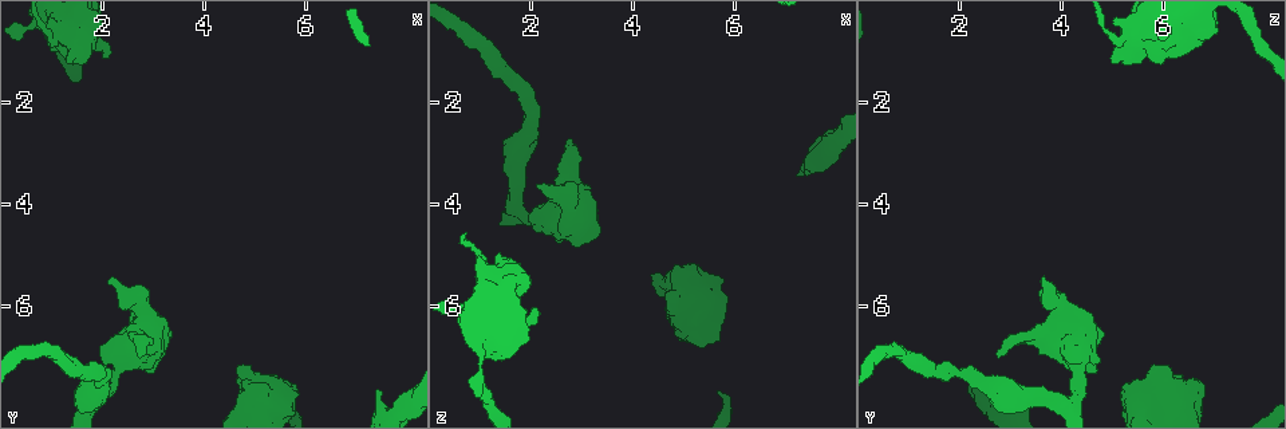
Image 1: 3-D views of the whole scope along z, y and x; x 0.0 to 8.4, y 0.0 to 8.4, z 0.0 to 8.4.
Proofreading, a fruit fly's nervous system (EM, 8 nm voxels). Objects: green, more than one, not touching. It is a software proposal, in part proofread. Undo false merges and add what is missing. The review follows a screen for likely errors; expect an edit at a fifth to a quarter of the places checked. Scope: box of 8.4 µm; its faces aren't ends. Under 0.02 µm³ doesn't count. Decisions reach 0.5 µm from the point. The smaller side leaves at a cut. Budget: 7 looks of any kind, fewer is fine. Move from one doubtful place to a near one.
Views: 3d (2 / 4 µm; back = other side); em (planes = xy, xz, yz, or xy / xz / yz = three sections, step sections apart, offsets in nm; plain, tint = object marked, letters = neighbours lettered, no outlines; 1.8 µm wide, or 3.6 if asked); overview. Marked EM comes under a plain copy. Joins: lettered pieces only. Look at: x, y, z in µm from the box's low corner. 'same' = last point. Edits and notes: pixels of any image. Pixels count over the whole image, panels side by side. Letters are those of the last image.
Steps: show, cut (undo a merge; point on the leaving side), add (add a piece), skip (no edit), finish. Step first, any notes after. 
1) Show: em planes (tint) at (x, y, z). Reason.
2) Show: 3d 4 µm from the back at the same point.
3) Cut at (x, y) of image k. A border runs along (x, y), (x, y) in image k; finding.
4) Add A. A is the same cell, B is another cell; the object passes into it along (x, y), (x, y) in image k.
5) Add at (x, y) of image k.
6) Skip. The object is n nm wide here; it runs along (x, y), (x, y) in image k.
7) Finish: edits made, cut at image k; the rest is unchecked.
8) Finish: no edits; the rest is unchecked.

Show: 3d 2 µm from the back at (2.75, 6.95, 2.70). Branch stops here.

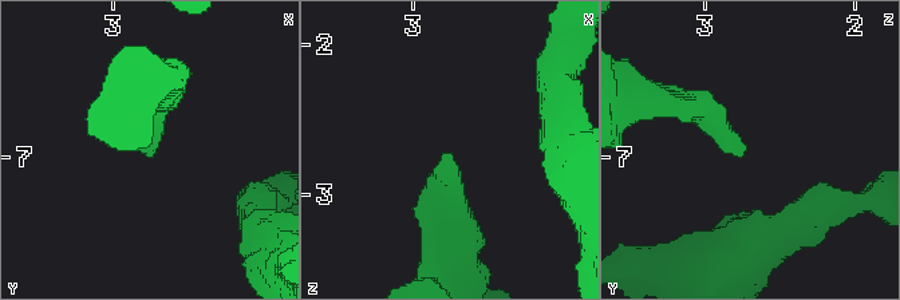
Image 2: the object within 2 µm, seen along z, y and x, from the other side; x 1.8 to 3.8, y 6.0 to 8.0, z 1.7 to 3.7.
Show: em planes (letters) at (2.74, 6.92, 2.72). Now the EM.

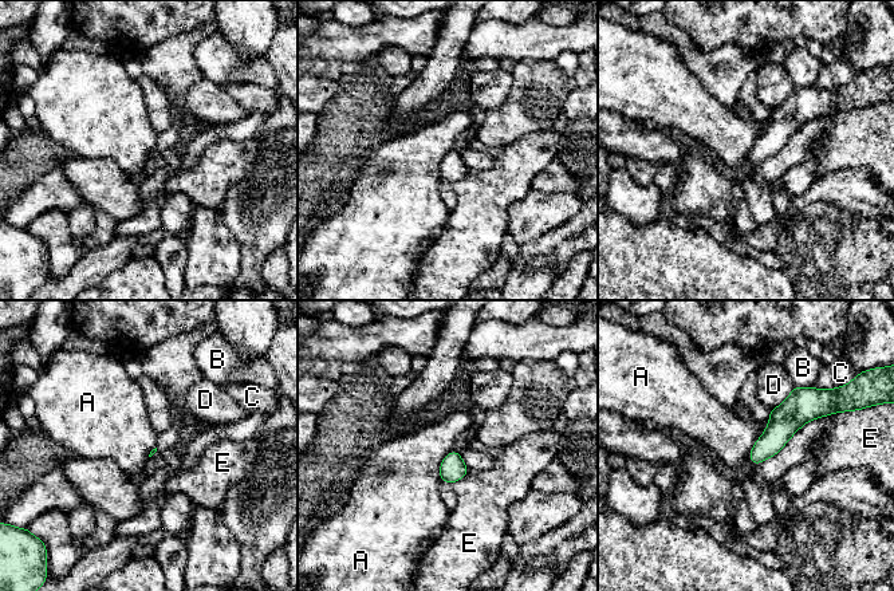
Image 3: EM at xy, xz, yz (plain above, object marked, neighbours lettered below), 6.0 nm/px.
Skip. The longest contact is with A, 280 nm; A, B, C, D and E are other cells; no lettered piece goes on from it.

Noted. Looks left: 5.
Show: em 3.6 µm yz step 16 (tint) at (7.45, 7.70, 3.35). Stops while still wide.

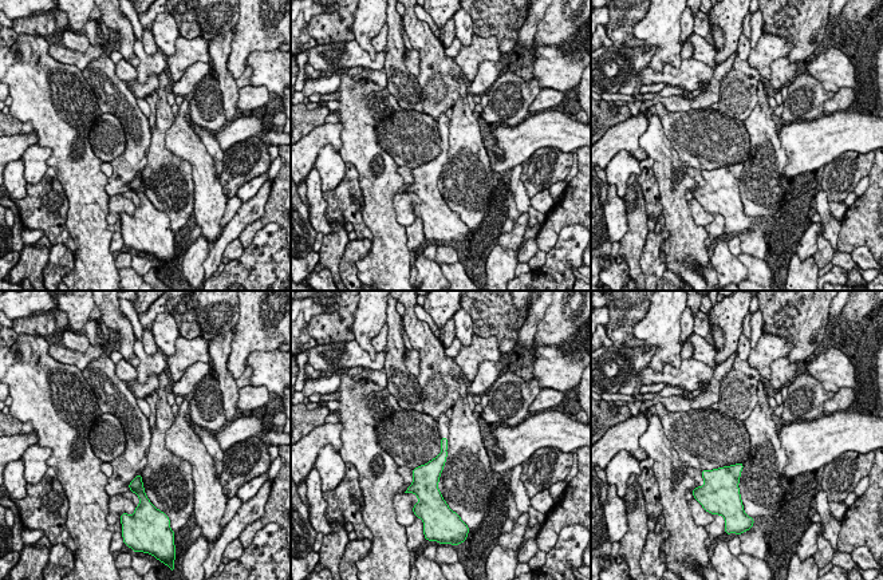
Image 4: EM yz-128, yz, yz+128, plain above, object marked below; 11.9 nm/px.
Show: em 3.6 µm yz step 16 (letters) at the same point. See the neighbours.

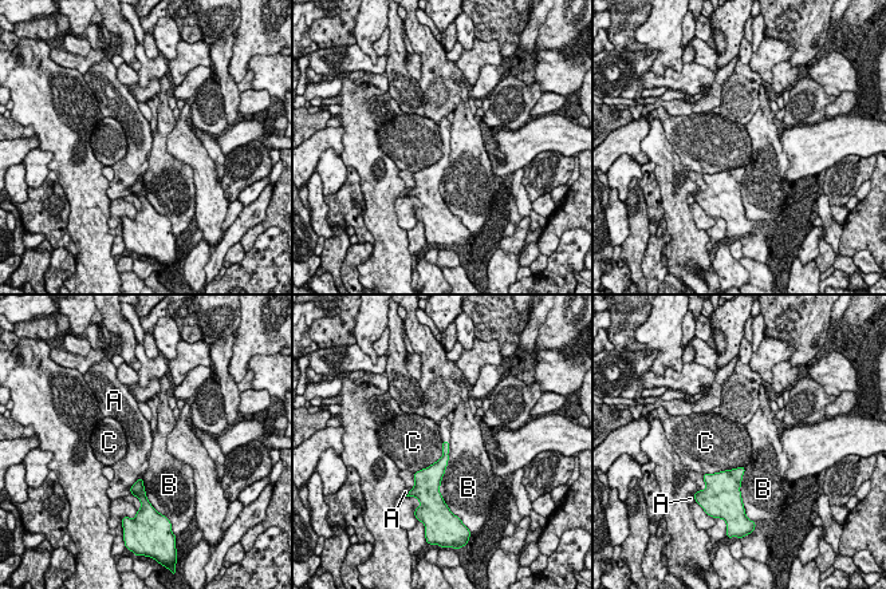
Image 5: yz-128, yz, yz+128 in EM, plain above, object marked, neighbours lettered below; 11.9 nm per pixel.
Skip. A, B and C are other cells; a border runs along (744, 466), (708, 474) in image 5; none of them fits.

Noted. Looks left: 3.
Show: em planes (letters) at (0.90, 0.70, 4.90). Calibre changes.

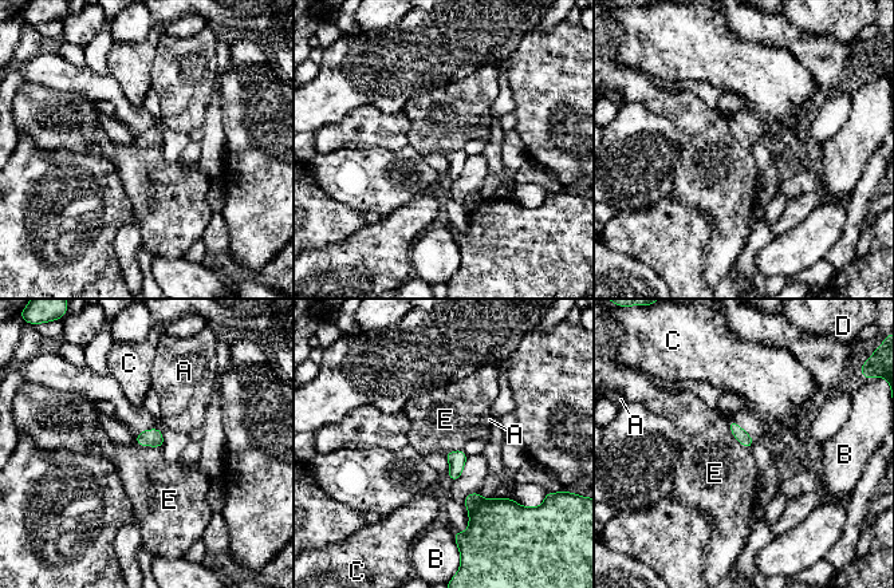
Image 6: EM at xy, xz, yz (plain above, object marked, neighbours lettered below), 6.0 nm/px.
Cut at (473, 500) of image 6. The object is 80 nm wide here; A, B, C, D and E are other cells; a border runs along (484, 500), (469, 512) in image 6; a second cell is stuck on.

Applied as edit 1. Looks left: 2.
Finish: edits made, cut at image 6; the rest is unchecked.

